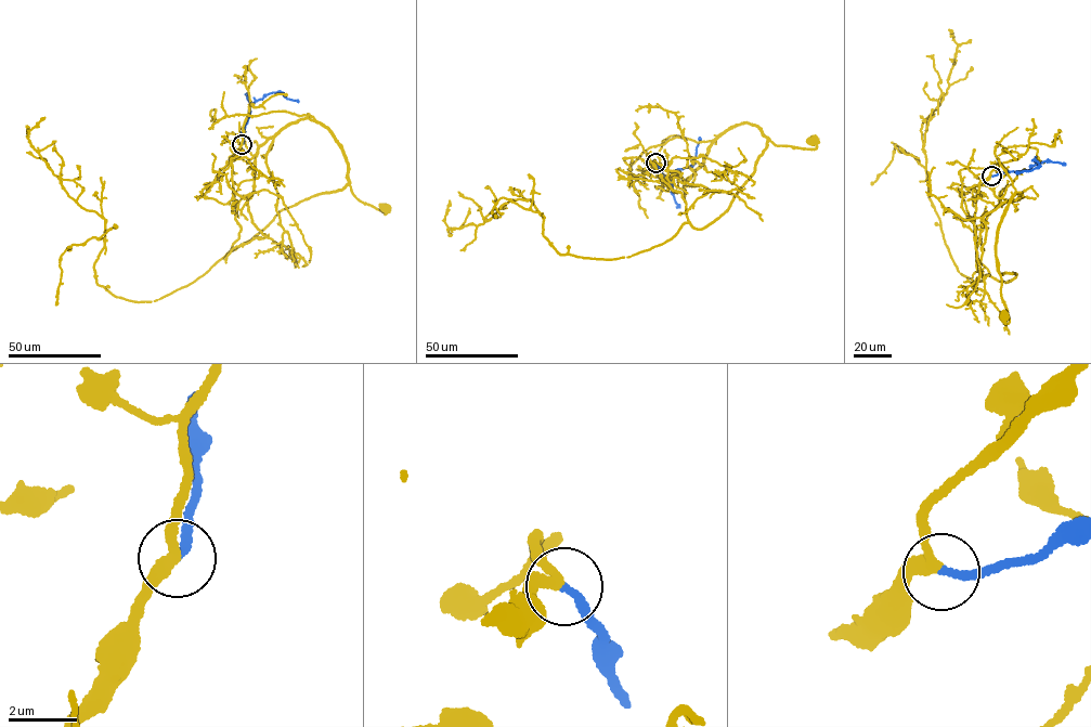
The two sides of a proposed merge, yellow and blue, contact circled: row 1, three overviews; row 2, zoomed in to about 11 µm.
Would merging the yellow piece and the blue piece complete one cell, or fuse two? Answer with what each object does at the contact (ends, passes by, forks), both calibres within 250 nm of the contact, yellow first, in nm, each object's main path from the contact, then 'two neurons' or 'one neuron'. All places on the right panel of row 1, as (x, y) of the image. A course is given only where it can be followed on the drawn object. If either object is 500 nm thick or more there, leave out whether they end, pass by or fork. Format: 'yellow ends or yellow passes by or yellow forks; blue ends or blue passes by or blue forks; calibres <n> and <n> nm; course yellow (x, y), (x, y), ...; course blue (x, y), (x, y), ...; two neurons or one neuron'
yellow passes by; blue ends; calibres 280 and 240 nm; course yellow (991, 176), (979, 183), (975, 225), (1023, 195), (1010, 198), (998, 230), (1009, 322), (1003, 315); course blue (991, 176), (1027, 170), (1036, 164), (1031, 160), (1039, 165), (1030, 170), (1016, 172); one neuron

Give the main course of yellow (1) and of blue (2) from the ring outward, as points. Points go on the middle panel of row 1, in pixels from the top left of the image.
1: (656, 163), (660, 178), (686, 182), (747, 122), (777, 146), (812, 140)
2: (656, 163), (671, 183), (676, 170), (692, 164), (700, 137)

